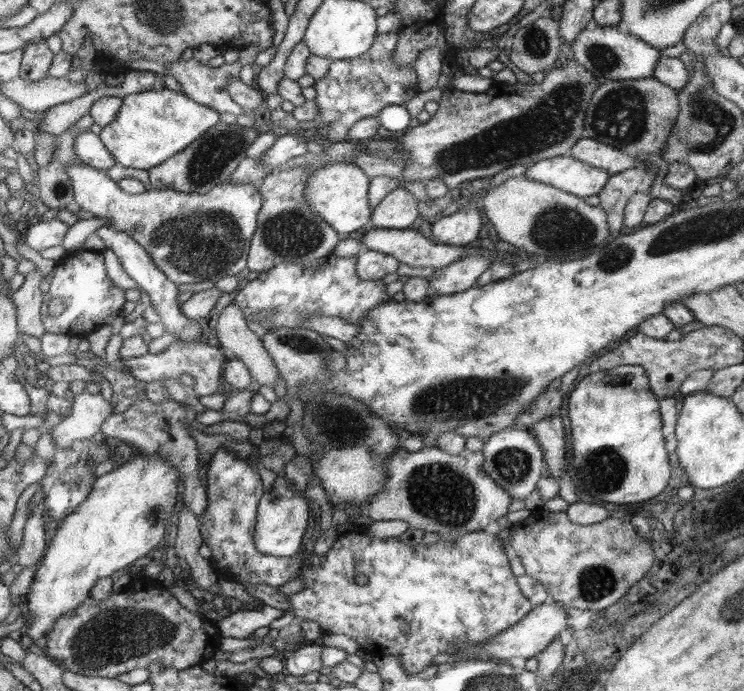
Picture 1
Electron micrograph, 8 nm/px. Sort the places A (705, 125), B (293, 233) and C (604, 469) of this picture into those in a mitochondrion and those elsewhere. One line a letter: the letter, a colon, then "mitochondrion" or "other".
A: mitochondrion
B: mitochondrion
C: mitochondrion

